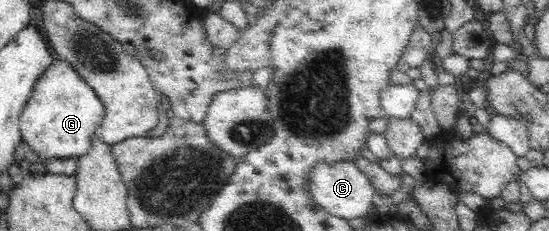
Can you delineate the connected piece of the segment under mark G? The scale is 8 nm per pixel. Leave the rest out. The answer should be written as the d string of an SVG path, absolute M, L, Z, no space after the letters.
M52 61L40 75L32 94L21 111L19 125L21 139L45 160L52 158L79 158L88 153L92 135L100 126L105 110L100 99L84 84L69 64Z

